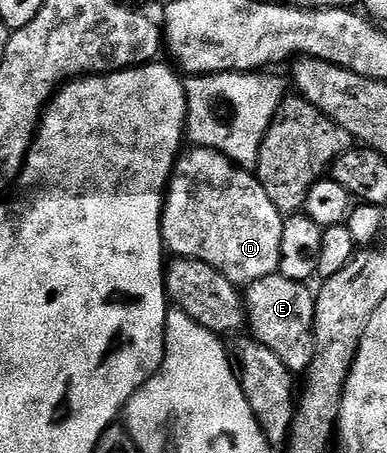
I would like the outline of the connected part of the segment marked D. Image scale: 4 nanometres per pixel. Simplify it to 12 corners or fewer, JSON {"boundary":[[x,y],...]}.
{"boundary":[[180,152],[163,244],[235,285],[279,271],[284,214],[252,170]]}

